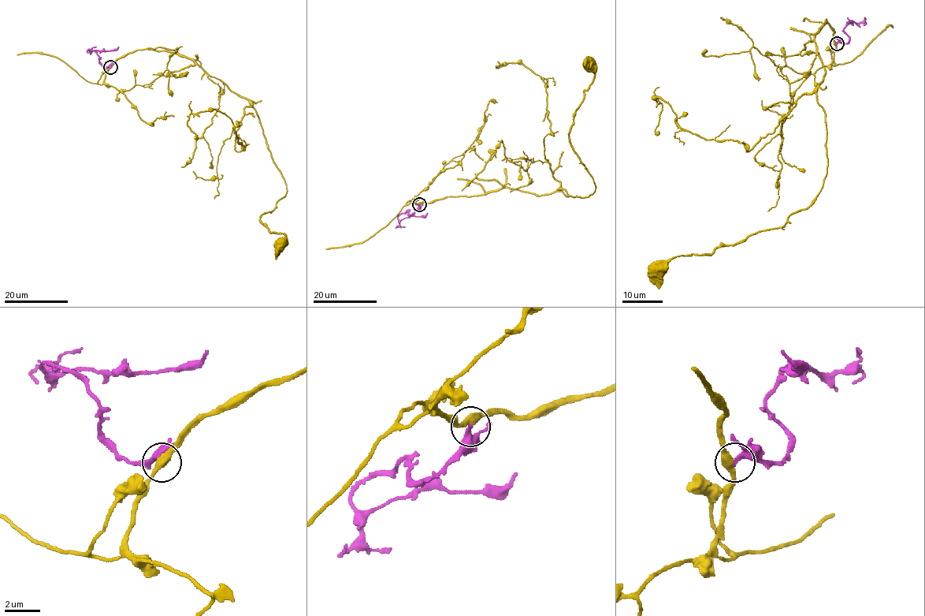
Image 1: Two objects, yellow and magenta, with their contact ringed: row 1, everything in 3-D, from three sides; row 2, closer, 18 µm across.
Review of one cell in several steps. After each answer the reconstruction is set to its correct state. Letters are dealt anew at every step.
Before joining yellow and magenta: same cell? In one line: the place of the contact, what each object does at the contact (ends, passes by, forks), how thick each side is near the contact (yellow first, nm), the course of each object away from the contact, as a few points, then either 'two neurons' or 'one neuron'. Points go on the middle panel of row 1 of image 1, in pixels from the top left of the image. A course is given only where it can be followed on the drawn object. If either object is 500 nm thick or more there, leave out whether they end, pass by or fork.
(419, 204) | yellow passes by | magenta ends | 400/300 nm | yellow via (419, 204), (507, 188), (592, 194), (595, 183), (569, 137), (593, 78), (592, 63) | magenta via (419, 205), (411, 214), (406, 210), (398, 218), (424, 216), (427, 213) | two neurons

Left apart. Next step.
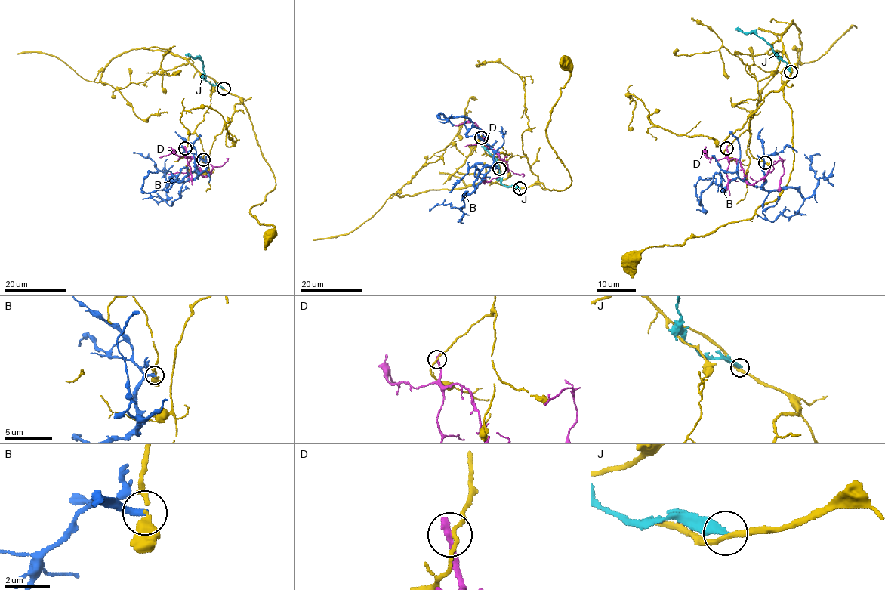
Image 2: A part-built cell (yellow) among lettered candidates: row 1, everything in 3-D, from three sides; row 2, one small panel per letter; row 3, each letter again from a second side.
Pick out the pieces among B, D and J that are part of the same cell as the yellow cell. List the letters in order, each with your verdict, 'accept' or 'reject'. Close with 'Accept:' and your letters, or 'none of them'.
B: reject
D: reject
J: reject
Accept: none of them

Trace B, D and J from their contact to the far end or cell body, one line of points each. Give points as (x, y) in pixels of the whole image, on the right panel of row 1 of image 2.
B: (765, 162), (759, 186), (734, 178), (724, 192), (713, 183), (701, 193), (703, 205), (696, 183), (711, 177)
D: (726, 148), (727, 156), (739, 162), (744, 179), (749, 183), (762, 179), (781, 159), (783, 172), (779, 192)
J: (790, 72), (788, 64), (760, 37), (753, 32), (742, 32), (735, 29)

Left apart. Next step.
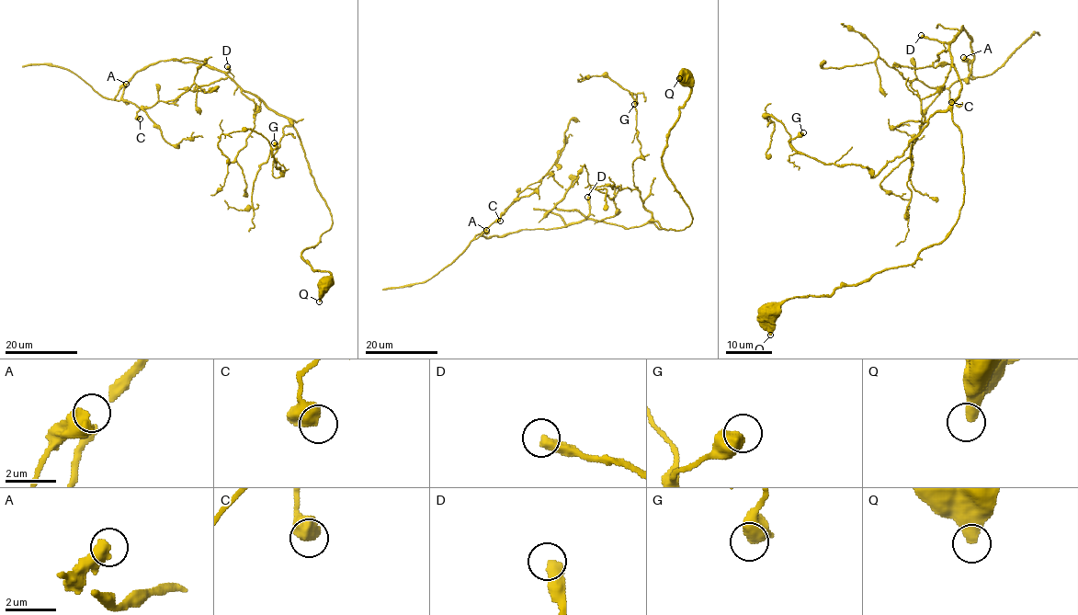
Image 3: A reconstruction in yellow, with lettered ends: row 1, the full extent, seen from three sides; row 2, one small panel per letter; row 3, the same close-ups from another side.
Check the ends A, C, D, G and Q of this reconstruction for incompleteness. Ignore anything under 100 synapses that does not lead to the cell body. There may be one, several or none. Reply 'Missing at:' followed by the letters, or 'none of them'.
Missing at: D

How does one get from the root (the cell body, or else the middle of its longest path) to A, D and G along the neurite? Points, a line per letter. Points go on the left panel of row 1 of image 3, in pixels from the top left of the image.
A: (328, 282), (301, 252), (332, 213), (286, 117), (191, 62), (143, 67), (117, 101), (126, 84)
D: (328, 282), (328, 271), (314, 270), (301, 256), (333, 220), (300, 136), (286, 117), (244, 92), (227, 66)
G: (328, 282), (301, 252), (332, 213), (293, 125), (274, 154), (278, 177), (274, 142)

